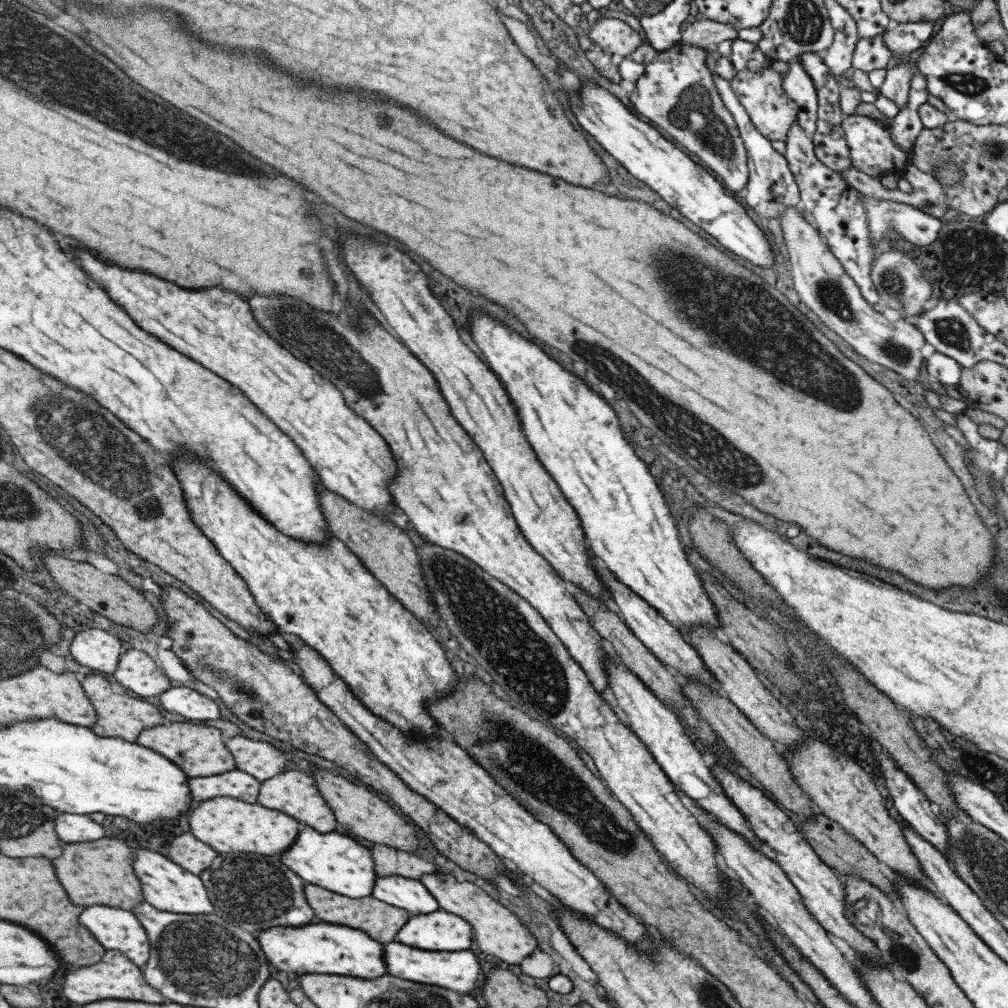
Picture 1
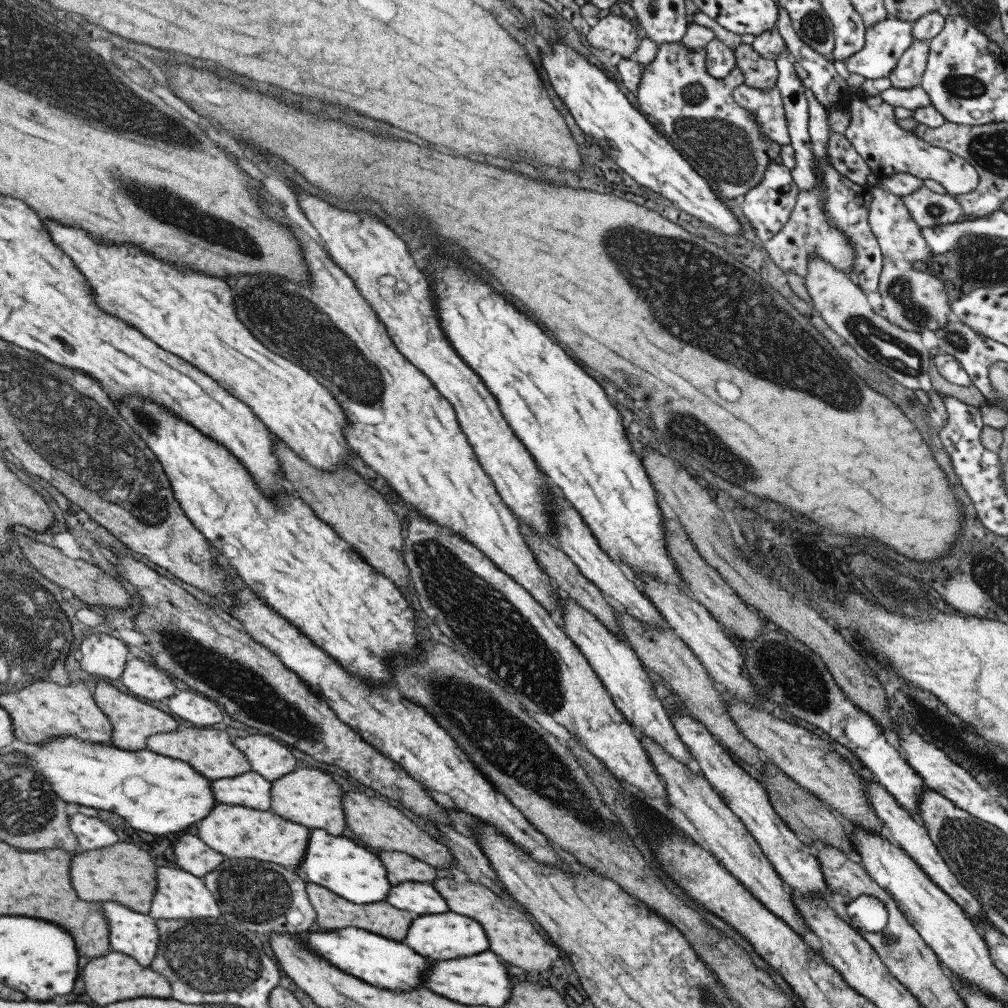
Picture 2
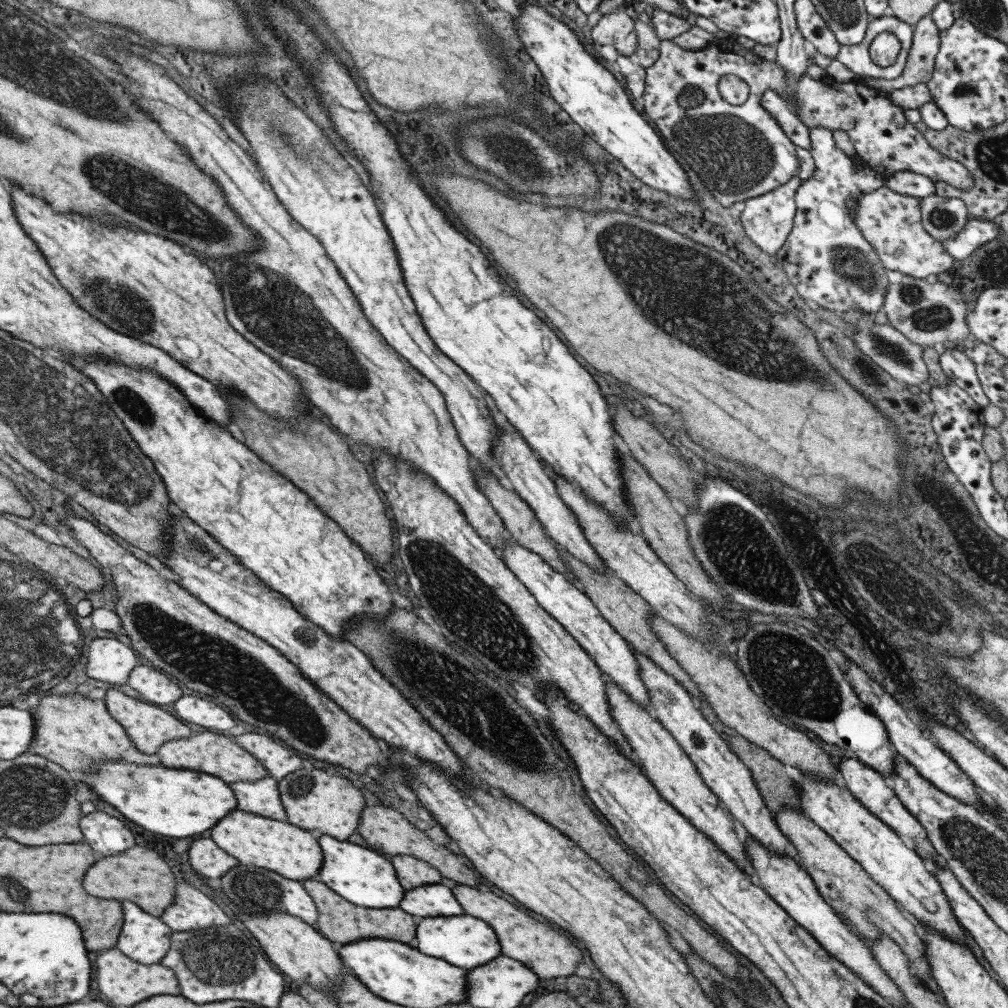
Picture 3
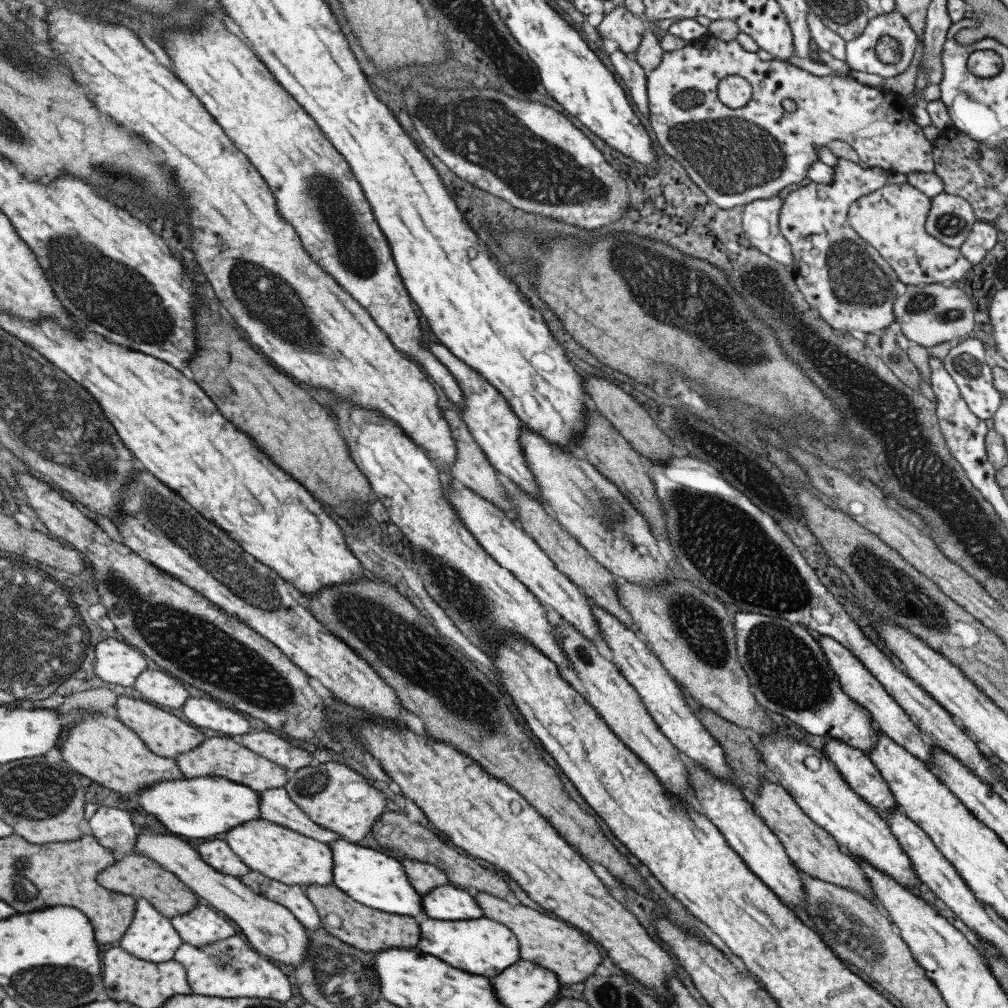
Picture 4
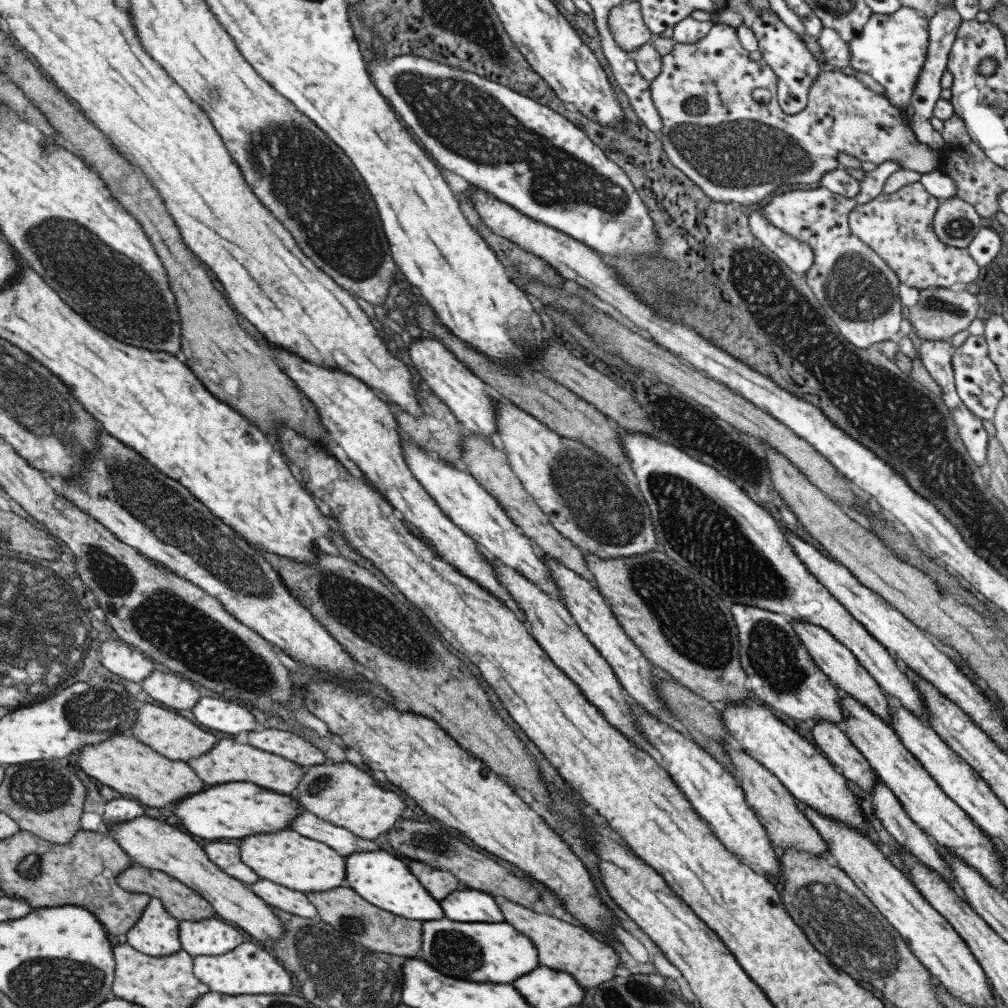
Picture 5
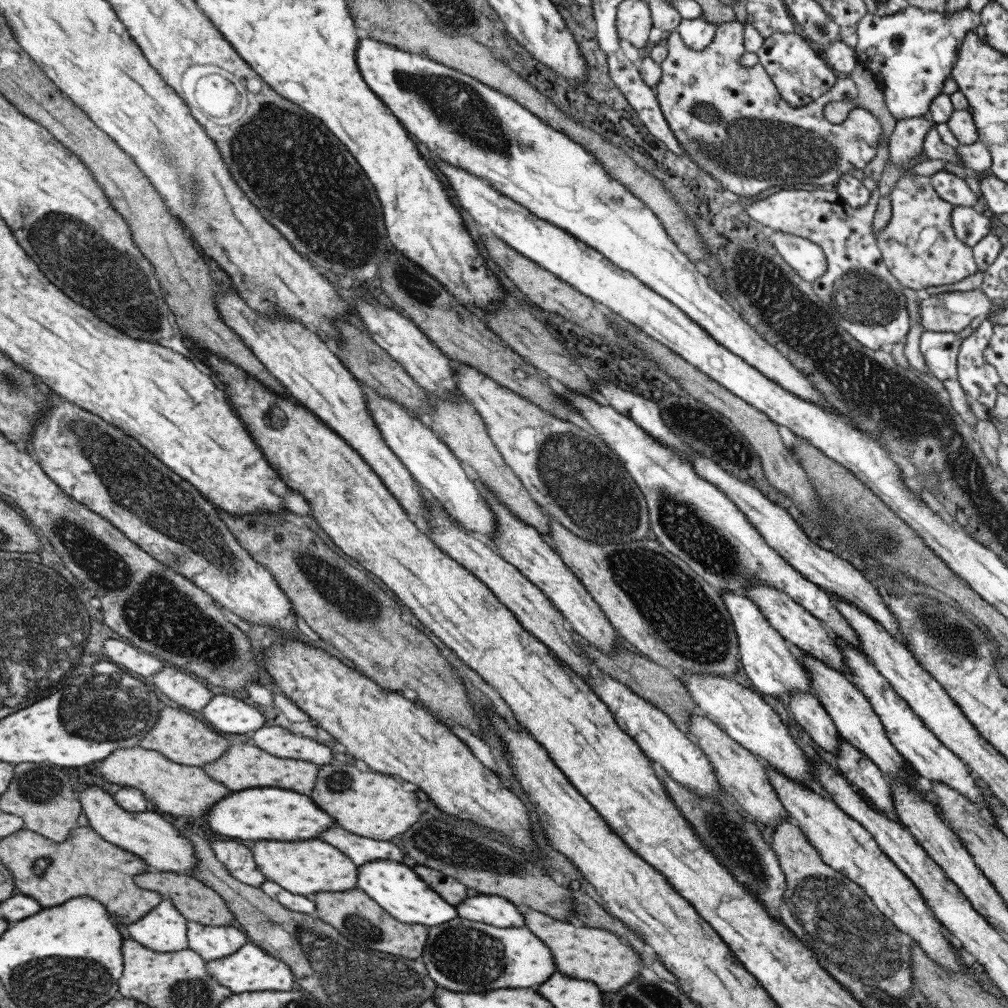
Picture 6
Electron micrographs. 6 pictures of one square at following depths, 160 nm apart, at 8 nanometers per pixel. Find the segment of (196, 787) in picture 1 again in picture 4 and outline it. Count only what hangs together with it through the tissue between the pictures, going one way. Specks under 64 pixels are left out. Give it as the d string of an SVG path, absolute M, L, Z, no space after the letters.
M283 787L256 793L259 794L258 807L261 819L273 821L323 844L331 844L340 838L336 832L325 830L321 825L315 824L300 808L297 808Z

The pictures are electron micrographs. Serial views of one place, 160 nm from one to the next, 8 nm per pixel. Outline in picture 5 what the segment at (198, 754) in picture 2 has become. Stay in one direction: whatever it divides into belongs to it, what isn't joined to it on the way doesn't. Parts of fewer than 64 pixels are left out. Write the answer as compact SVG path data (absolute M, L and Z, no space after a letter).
M219 740L211 750L186 763L205 784L251 783L284 795L289 795L295 790L306 770L301 765L282 759L281 756L261 752L247 744L237 744L233 740Z

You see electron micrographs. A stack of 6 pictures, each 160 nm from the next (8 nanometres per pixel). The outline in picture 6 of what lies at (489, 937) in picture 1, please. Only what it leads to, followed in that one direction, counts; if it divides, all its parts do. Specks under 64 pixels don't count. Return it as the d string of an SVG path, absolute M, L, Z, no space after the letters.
M523 912L525 916L525 926L547 944L551 950L557 970L567 974L567 976L577 976L579 980L591 980L595 982L601 992L615 992L628 982L631 982L639 975L641 958L637 952L633 952L629 946L621 944L617 936L613 936L607 930L597 930L597 928L575 928L567 922L553 920L541 912Z

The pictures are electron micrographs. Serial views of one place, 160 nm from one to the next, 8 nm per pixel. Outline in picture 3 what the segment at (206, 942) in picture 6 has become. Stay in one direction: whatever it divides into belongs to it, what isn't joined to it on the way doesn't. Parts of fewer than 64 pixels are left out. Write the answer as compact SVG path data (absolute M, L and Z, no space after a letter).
M182 881L176 883L174 901L164 910L160 919L172 932L199 932L203 928L231 923L211 898Z

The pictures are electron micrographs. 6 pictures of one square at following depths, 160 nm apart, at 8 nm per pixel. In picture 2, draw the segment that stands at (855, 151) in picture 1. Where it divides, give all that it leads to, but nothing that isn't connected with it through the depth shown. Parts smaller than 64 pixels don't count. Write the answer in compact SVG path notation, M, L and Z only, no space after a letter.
M844 91L834 100L834 104L851 115L843 136L873 174L880 176L888 173L907 173L920 179L929 178L941 184L949 195L967 194L977 186L978 174L972 164L948 150L927 144L912 132L901 129L895 123L893 107L879 95L868 96Z

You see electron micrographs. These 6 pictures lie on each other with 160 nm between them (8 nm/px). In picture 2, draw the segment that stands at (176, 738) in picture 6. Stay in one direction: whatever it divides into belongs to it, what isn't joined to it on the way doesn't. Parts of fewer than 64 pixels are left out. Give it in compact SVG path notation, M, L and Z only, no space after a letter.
M105 681L96 685L96 690L93 691L97 704L100 705L102 711L113 728L111 746L127 751L135 751L145 749L145 741L153 734L160 732L171 732L177 728L177 722L167 715L165 712L141 702L139 699L131 698L121 694L115 687L109 686Z

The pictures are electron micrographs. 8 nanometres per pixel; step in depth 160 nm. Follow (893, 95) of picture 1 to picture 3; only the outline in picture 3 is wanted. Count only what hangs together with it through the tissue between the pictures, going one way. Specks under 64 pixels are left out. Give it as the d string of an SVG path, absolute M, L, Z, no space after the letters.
M930 14L923 16L913 25L911 47L901 74L890 81L866 76L864 84L888 94L905 86L926 83L934 69L939 49L939 31Z

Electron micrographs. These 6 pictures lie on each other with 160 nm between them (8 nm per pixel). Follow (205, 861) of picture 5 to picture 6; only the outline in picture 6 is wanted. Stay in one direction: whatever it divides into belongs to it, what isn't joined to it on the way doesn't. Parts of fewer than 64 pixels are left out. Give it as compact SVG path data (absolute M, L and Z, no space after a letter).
M81 786L77 789L78 799L90 825L111 844L121 848L129 848L130 853L144 860L149 870L171 871L192 876L192 868L196 863L191 843L178 833L172 825L172 819L156 812L129 812L121 808L114 798L99 786Z

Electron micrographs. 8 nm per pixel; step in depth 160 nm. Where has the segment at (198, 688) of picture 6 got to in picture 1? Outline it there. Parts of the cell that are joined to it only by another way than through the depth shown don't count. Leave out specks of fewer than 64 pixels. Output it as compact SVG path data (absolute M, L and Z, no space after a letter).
M136 649L126 650L125 654L120 656L120 664L118 664L117 670L113 672L113 676L117 684L141 697L161 695L170 687L169 679L155 668L155 664L151 662L147 653Z

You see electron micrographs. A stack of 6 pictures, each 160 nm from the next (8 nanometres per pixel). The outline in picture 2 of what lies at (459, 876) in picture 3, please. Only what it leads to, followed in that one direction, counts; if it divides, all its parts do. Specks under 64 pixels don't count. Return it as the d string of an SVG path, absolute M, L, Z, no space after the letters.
M347 786L341 802L347 828L367 847L387 852L404 852L434 868L451 869L455 864L447 847L419 829L410 815L399 807L388 805L380 797L369 797L368 794L359 793Z

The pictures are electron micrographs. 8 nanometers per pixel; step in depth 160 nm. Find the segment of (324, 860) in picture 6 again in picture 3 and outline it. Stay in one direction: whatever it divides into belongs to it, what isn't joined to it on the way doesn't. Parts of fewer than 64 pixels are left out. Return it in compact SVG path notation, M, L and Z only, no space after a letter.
M235 809L229 812L229 816L219 820L209 832L211 834L208 837L222 851L237 859L239 864L270 870L283 878L297 881L313 878L321 868L321 852L317 839L309 831L293 826L286 820L271 820Z

